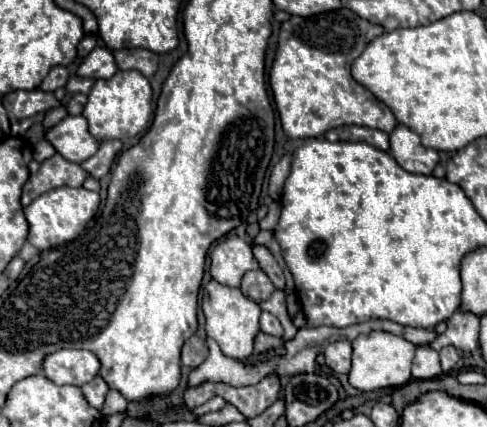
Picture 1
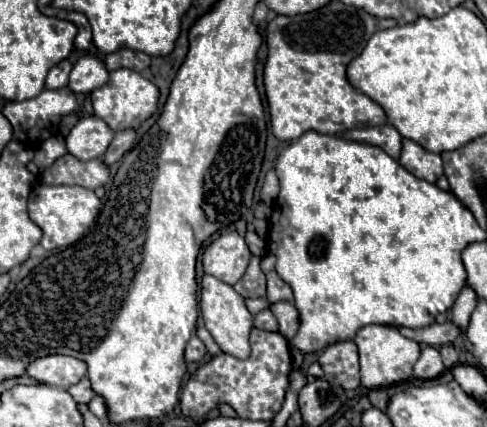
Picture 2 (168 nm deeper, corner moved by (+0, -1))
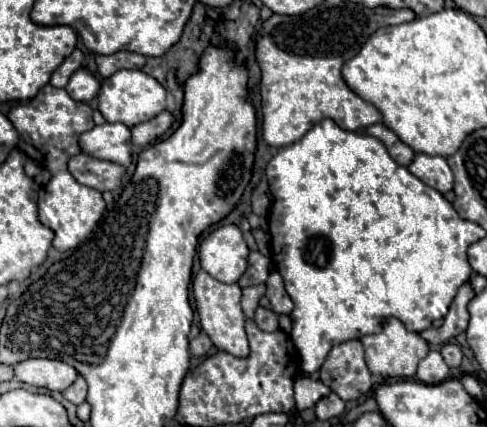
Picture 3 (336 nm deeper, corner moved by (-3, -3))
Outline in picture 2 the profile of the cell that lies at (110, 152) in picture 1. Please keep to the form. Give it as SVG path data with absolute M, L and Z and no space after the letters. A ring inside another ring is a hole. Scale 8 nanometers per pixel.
M133 129L115 133L115 137L113 137L113 141L111 141L107 153L101 157L101 161L103 161L107 167L111 167L113 163L117 163L117 161L131 149L133 141L135 141L135 131L133 131Z

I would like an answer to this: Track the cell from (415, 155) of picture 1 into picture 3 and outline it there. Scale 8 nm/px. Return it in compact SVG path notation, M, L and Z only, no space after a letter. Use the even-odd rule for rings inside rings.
M418 153L414 157L414 161L408 165L408 171L412 175L416 175L420 181L424 181L426 185L440 191L442 195L448 193L454 185L452 171L450 171L444 157L430 157L430 155Z

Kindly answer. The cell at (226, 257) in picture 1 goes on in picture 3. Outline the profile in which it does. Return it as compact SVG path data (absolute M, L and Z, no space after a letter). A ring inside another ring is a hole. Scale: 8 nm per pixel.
M220 225L202 239L200 265L222 283L238 283L248 267L248 247L238 225Z

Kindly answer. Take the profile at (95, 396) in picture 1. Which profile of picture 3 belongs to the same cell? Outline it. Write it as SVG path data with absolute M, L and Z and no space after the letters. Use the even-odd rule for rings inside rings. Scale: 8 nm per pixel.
M76 377L76 381L62 393L68 401L72 401L74 405L80 405L80 403L84 403L86 401L86 381L84 381L84 377Z

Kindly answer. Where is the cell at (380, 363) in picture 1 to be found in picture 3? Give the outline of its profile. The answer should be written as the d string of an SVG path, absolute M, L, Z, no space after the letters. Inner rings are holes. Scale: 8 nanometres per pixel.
M388 317L382 323L382 331L380 333L372 333L360 339L366 351L366 365L370 369L372 375L384 377L384 379L410 379L416 375L416 365L420 363L420 359L424 359L430 351L428 343L420 337L420 333L410 333L402 321L398 321L396 317Z

